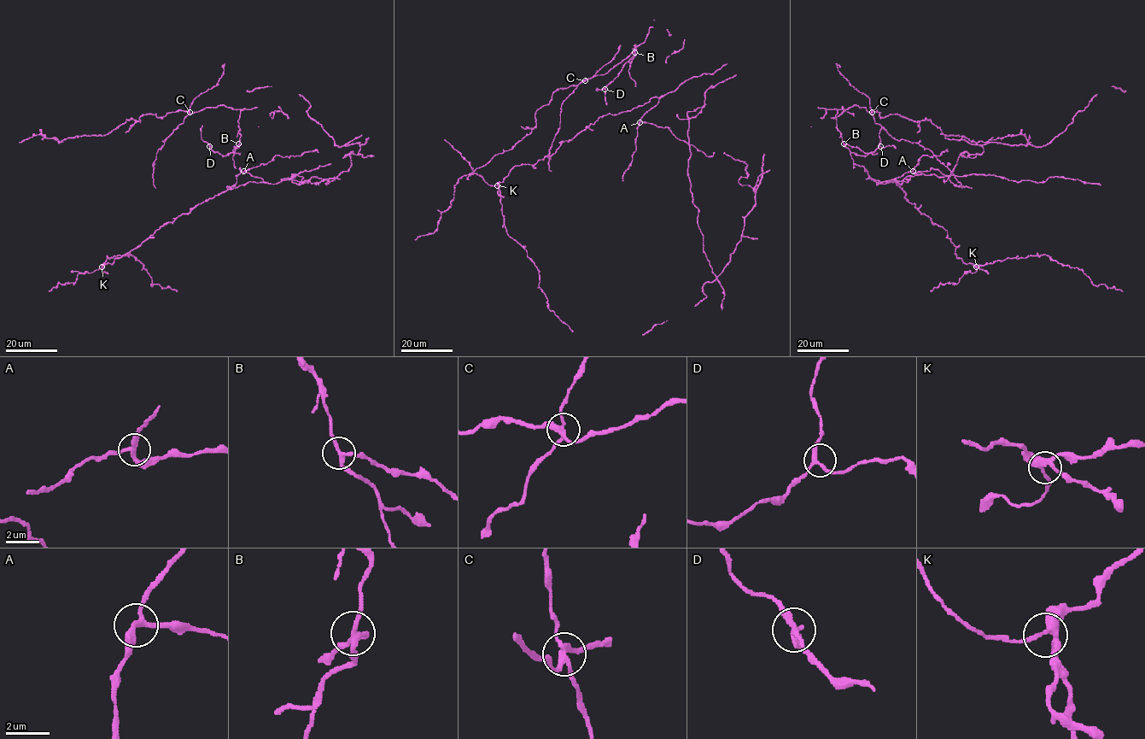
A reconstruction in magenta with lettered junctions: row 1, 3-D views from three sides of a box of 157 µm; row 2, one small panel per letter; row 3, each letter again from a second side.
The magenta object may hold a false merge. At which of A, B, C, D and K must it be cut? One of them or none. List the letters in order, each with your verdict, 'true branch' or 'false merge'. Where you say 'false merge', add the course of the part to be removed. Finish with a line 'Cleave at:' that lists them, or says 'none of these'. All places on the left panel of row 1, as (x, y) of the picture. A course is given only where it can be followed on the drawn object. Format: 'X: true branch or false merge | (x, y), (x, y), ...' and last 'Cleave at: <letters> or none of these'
A: true branch
B: true branch
C: false merge | (189, 112), (156, 154), (153, 167), (155, 188)
D: true branch
K: true branch
Cleave at: C

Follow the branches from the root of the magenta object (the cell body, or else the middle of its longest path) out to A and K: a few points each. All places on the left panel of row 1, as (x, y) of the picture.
A: (259, 178), (243, 171)
K: (259, 178), (262, 182), (248, 182), (199, 203), (161, 225), (113, 263), (102, 266)

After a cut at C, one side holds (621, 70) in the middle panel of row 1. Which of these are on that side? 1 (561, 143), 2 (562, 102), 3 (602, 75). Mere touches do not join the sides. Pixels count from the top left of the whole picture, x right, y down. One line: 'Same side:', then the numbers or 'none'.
Same side: 1, 3

